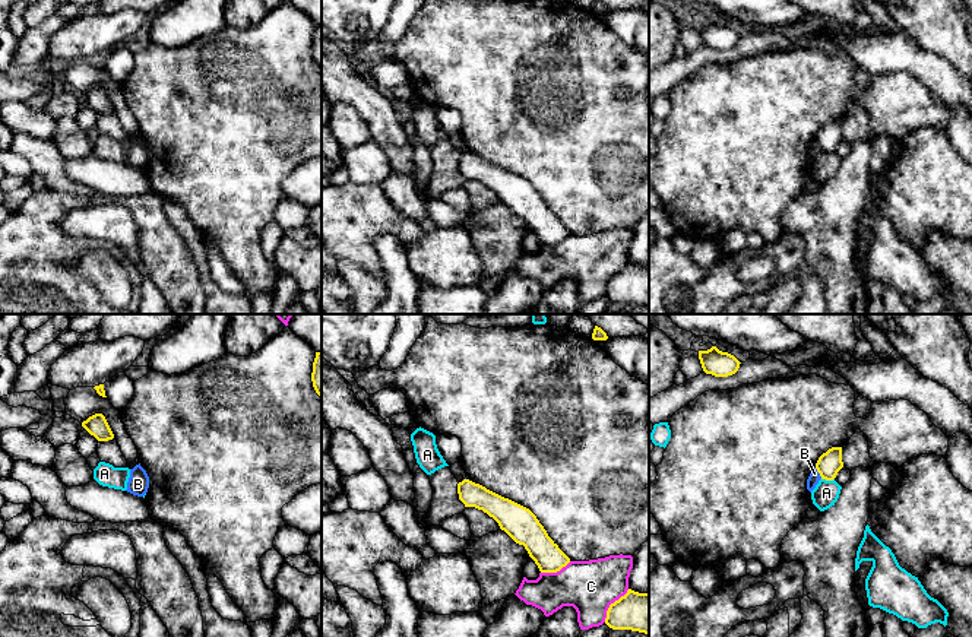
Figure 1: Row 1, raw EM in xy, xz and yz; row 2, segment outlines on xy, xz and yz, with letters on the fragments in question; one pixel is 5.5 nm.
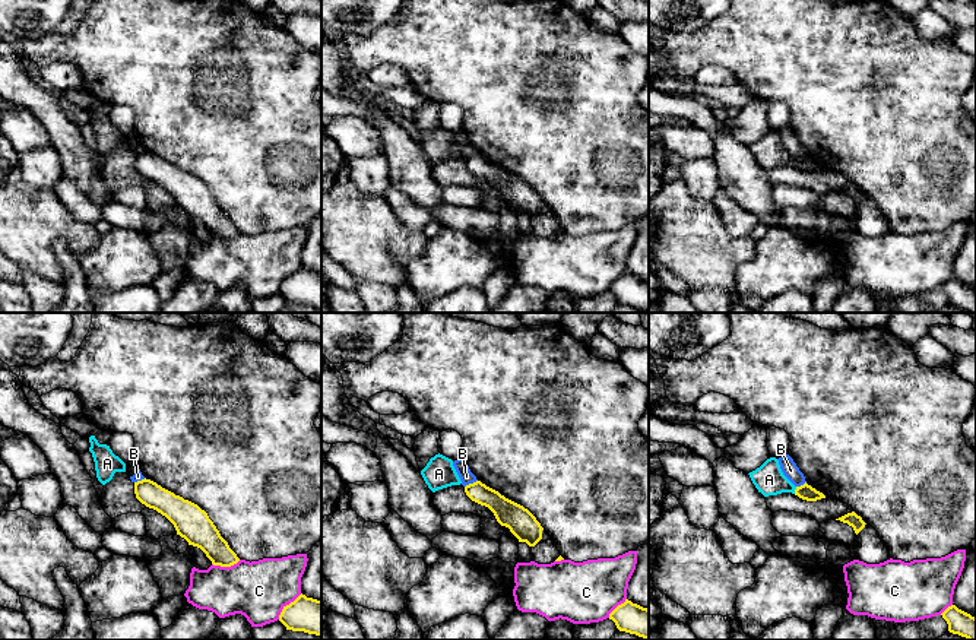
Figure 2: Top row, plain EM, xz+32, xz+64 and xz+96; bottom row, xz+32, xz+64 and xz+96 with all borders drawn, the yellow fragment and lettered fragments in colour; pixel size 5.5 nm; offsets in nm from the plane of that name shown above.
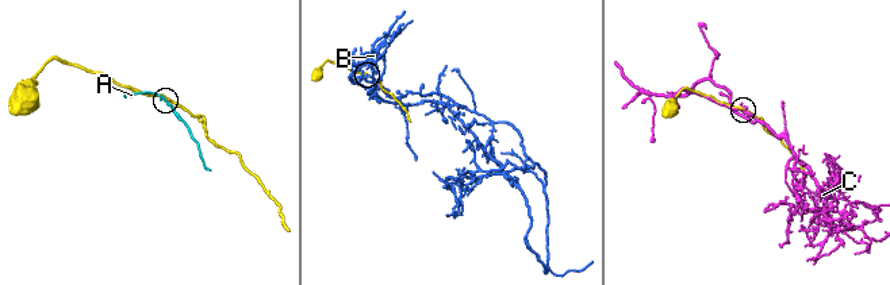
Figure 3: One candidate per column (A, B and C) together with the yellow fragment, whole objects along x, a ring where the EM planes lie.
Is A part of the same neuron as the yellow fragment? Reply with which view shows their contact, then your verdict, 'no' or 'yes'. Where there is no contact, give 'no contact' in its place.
contact in yz; no

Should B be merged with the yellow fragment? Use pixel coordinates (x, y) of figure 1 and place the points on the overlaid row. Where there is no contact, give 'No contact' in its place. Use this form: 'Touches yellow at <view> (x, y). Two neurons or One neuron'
Touches yellow at yz (819, 472). Two neurons

